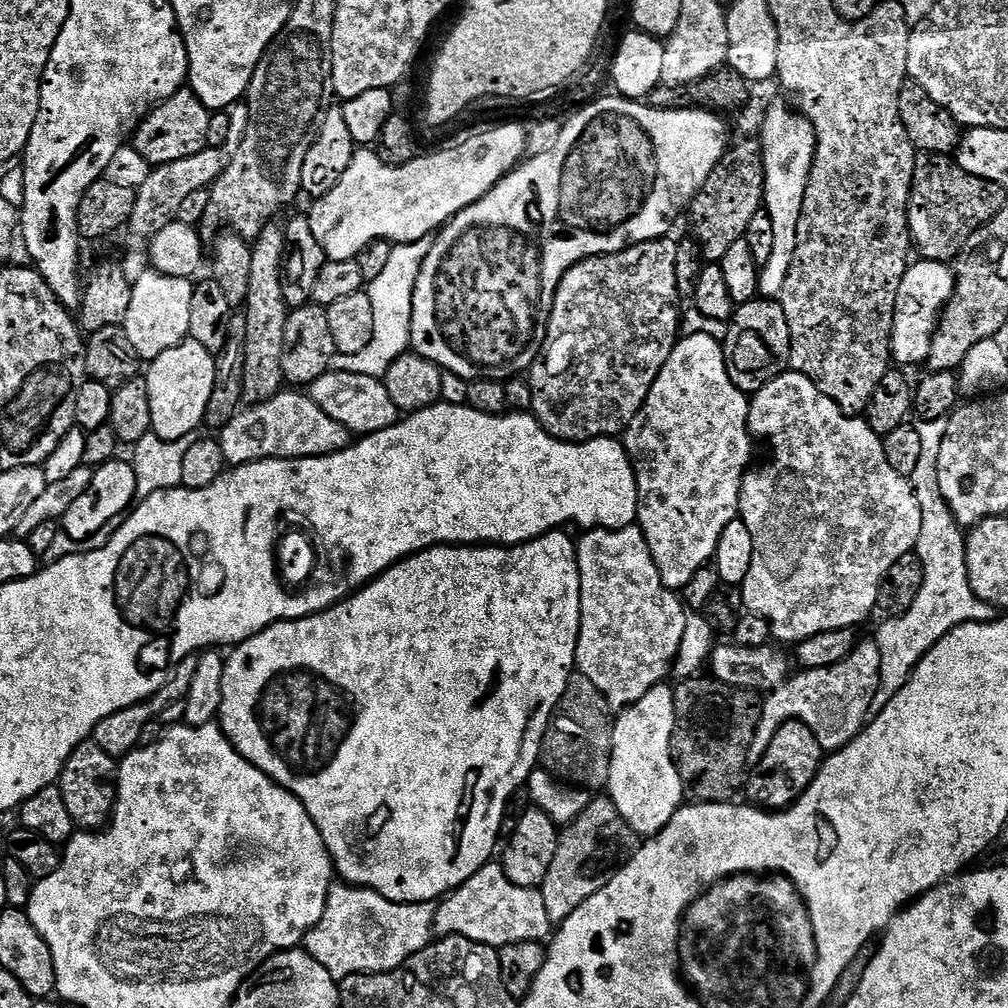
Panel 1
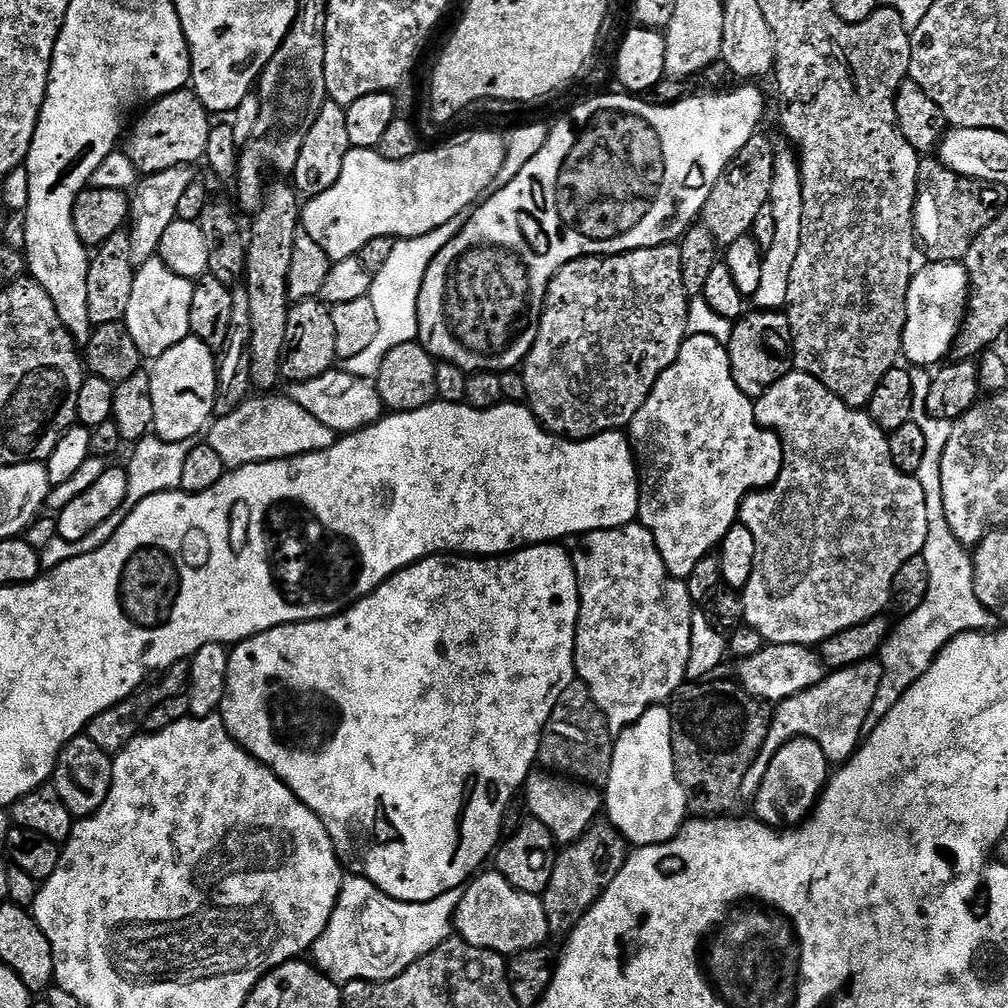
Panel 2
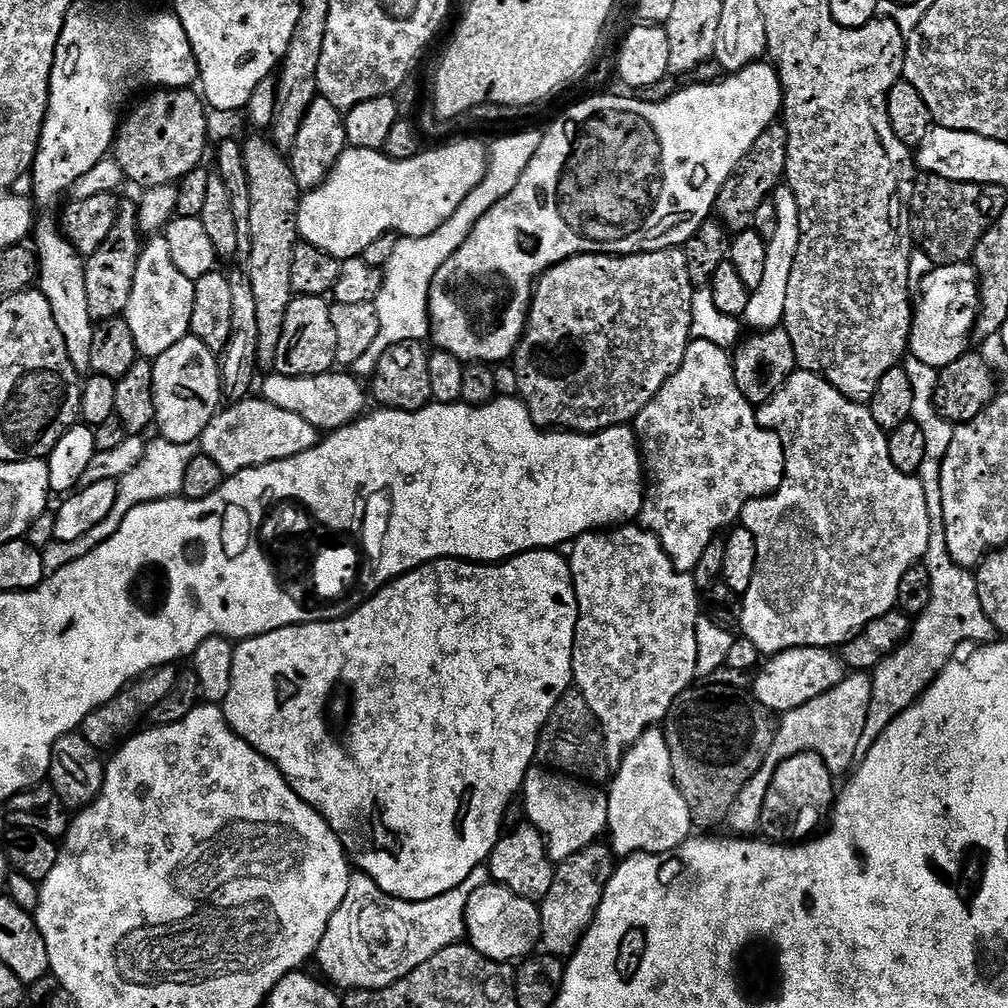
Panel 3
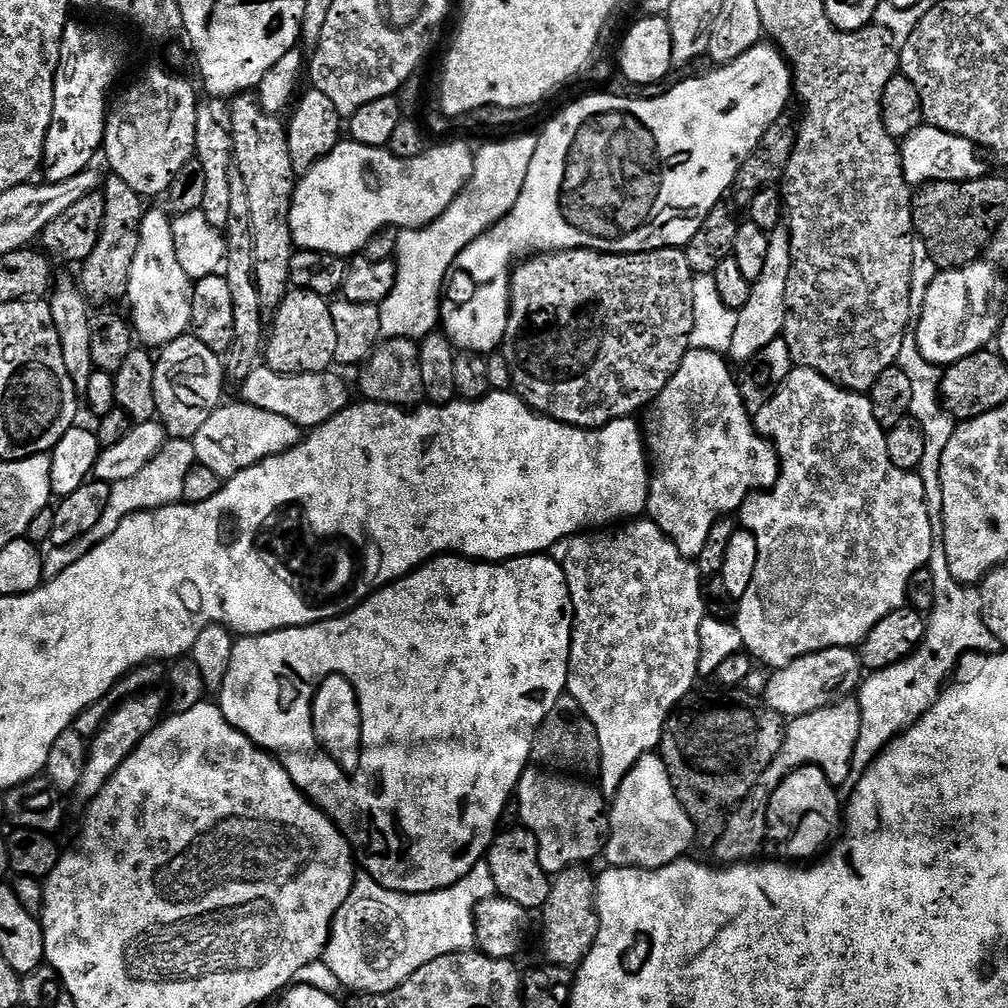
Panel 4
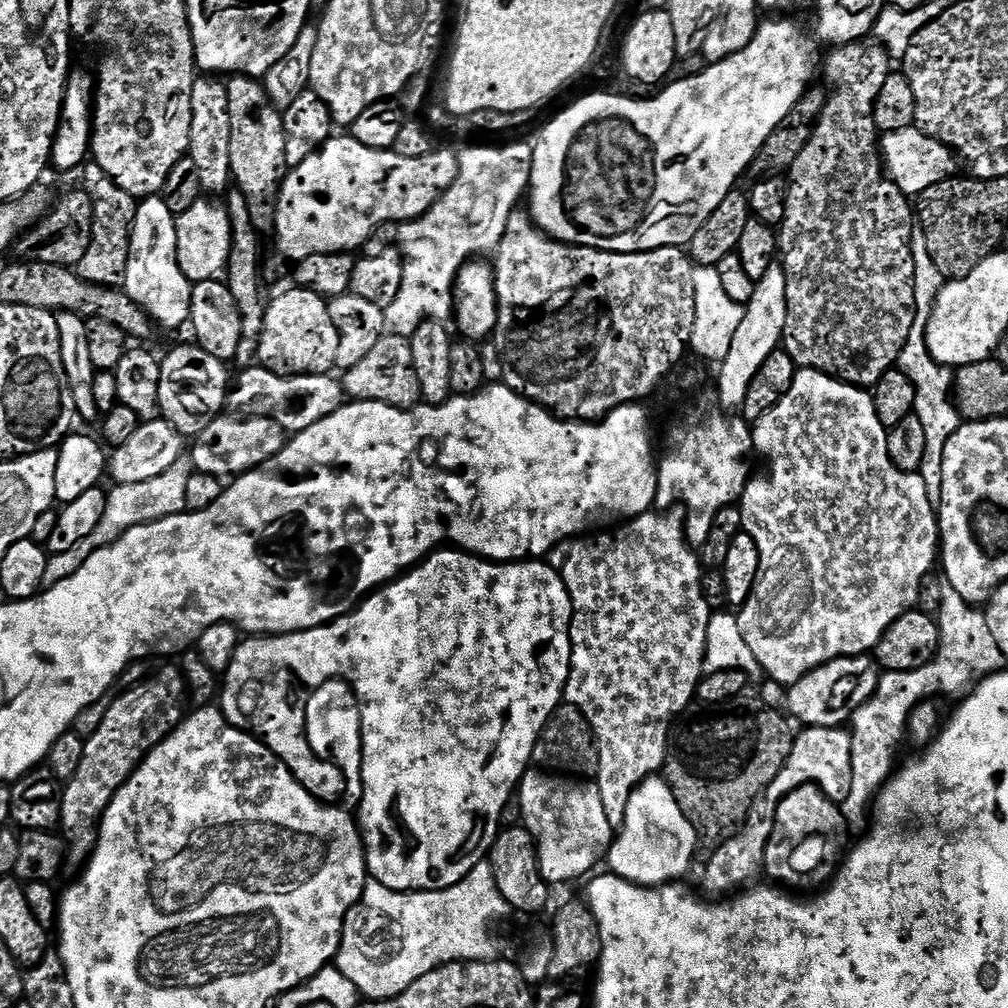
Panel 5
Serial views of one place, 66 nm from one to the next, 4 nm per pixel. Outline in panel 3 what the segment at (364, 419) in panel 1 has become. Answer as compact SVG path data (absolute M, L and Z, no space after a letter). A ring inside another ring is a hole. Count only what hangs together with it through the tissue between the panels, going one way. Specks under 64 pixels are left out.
M333 370L324 372L320 376L281 376L268 374L259 385L258 392L263 399L272 404L282 406L286 410L294 410L294 414L302 414L310 426L325 433L334 432L337 428L344 428L353 420L359 420L365 415L370 404L370 396L359 379L351 371Z

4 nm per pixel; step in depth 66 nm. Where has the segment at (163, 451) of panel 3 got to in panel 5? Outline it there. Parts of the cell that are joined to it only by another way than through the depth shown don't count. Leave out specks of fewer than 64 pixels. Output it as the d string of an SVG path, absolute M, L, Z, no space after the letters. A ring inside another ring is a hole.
M181 458L170 466L170 470L158 474L156 478L149 478L146 482L115 485L108 492L106 514L102 514L102 522L94 526L94 531L88 537L82 538L82 542L70 546L70 550L49 555L44 588L52 588L58 582L62 582L62 578L70 578L70 574L74 574L74 570L78 570L82 562L90 558L90 554L94 554L99 548L104 548L108 544L113 544L126 530L185 511L186 485L190 482L193 471L191 459Z

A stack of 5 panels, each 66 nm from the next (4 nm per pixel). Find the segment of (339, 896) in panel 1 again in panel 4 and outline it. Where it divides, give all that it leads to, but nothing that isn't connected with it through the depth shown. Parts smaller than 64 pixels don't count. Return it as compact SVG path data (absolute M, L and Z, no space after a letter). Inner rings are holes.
M487 862L476 864L470 874L463 876L457 884L451 884L437 892L395 892L382 887L373 876L357 875L346 902L342 902L334 918L322 959L338 978L341 989L353 988L351 991L356 994L389 992L402 986L402 982L406 982L406 978L410 978L414 970L422 970L426 962L434 962L434 958L442 958L455 952L473 951L477 947L476 907L495 895L494 874L490 874Z

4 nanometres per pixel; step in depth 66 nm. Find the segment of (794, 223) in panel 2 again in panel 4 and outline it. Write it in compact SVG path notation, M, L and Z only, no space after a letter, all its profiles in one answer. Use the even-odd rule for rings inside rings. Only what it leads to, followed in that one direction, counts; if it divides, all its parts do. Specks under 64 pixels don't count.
M781 226L769 235L770 251L766 254L766 263L762 275L752 281L750 298L746 306L737 311L737 326L733 342L727 355L737 365L743 366L762 350L762 346L770 346L770 342L781 339L784 330L784 307L786 306L786 282L790 278L792 265L792 243L788 237L787 227Z

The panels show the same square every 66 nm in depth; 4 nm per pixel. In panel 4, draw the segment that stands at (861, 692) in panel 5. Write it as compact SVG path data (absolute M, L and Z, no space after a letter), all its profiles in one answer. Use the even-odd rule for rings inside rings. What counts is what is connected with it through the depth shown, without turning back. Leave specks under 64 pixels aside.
M827 648L814 654L806 654L784 668L771 673L762 699L779 716L795 718L822 710L827 704L835 704L841 698L848 698L859 689L862 683L860 657L850 648Z

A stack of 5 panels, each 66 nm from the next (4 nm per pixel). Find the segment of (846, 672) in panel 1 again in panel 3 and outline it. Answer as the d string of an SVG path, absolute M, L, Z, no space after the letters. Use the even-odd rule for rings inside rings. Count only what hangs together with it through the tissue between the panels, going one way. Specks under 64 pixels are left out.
M852 672L845 675L844 680L838 682L838 686L826 690L818 698L810 698L810 702L783 713L778 720L770 754L766 754L766 762L762 762L754 778L750 778L746 786L742 786L742 794L738 794L738 799L730 806L730 814L726 821L729 831L732 833L735 828L744 828L740 836L748 838L759 829L766 790L770 790L774 770L778 770L778 766L794 754L816 752L824 759L833 774L851 773L858 760L858 742L862 738L862 729L866 727L866 718L870 714L871 697L871 675L866 672Z

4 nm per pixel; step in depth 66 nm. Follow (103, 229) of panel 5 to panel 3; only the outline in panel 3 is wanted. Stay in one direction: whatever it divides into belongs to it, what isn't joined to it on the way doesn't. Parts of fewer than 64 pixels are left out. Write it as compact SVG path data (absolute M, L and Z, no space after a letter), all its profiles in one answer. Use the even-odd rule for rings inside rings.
M125 199L118 210L118 220L110 229L110 235L106 242L94 250L94 254L87 257L84 262L84 273L86 274L86 303L90 306L90 318L94 322L109 320L115 316L123 316L126 306L130 302L130 290L134 290L134 274L138 270L138 258L142 247L142 233L139 228L137 216L137 201Z

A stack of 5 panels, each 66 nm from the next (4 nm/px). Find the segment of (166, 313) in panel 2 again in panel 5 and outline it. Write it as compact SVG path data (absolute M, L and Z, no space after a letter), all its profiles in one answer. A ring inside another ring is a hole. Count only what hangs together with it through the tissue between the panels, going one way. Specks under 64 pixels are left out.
M159 196L141 199L136 205L136 217L132 227L130 242L130 258L126 266L124 283L125 292L134 302L142 306L142 310L157 325L164 328L180 328L189 323L190 298L192 297L191 280L182 274L182 266L178 266L178 230L176 229L177 213L166 206Z

